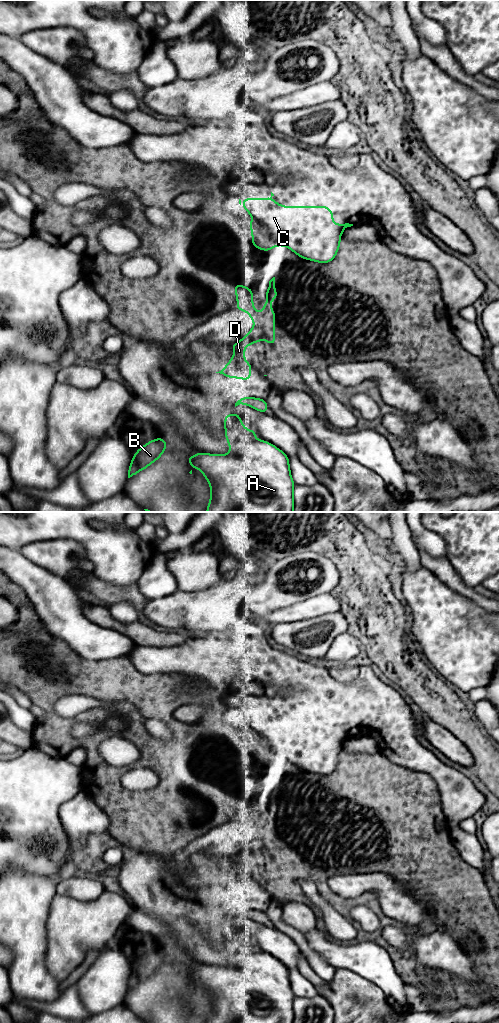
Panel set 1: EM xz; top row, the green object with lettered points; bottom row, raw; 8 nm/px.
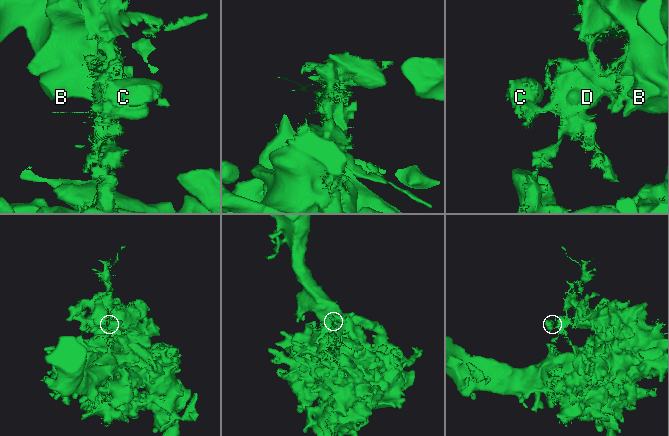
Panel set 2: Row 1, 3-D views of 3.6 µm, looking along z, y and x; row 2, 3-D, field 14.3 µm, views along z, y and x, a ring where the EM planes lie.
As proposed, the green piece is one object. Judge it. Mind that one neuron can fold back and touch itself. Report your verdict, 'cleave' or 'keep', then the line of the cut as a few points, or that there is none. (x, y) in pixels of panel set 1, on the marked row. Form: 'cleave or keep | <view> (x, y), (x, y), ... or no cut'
cleave | xz (252, 216), (263, 224), (274, 238), (281, 240), (287, 246)

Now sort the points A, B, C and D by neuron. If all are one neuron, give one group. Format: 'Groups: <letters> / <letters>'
Groups: A B D / C

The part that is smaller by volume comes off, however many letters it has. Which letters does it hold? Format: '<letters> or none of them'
C

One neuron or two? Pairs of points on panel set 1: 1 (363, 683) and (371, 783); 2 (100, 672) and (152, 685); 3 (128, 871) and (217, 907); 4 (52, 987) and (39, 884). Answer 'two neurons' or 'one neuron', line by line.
1: two neurons
2: one neuron
3: one neuron
4: one neuron

